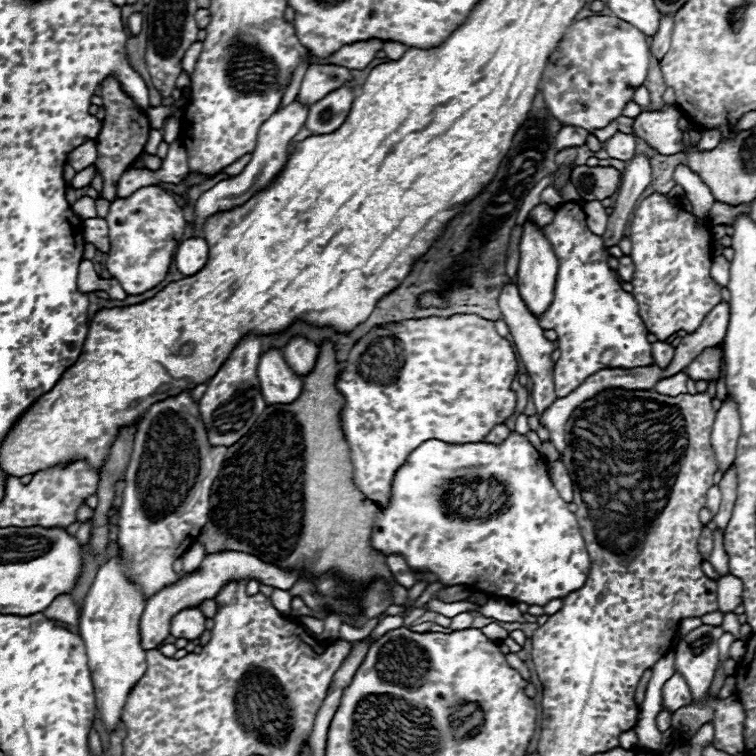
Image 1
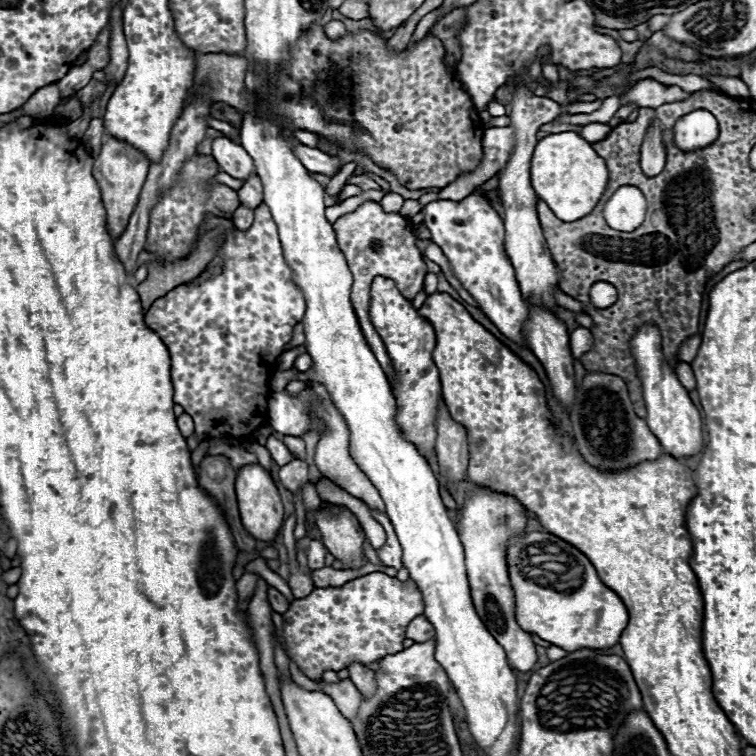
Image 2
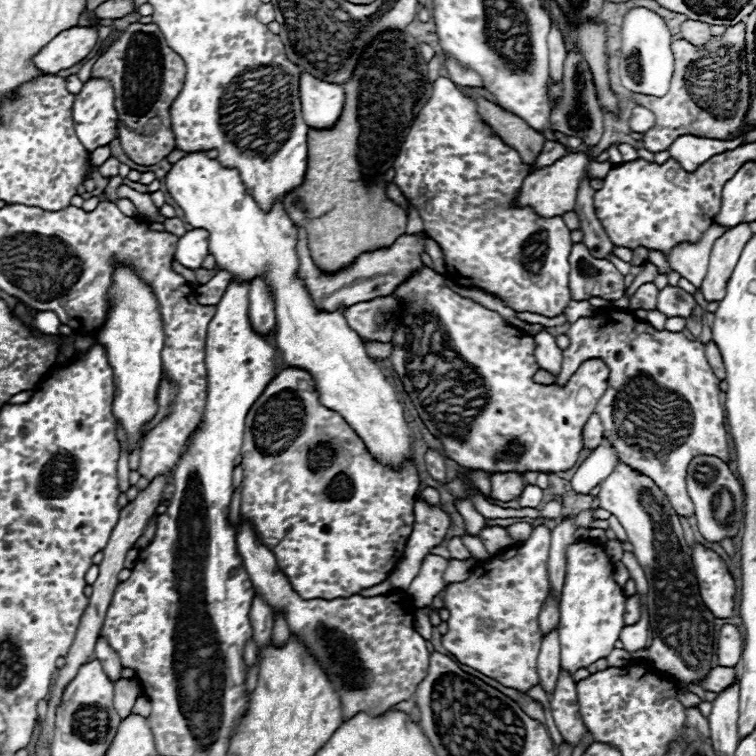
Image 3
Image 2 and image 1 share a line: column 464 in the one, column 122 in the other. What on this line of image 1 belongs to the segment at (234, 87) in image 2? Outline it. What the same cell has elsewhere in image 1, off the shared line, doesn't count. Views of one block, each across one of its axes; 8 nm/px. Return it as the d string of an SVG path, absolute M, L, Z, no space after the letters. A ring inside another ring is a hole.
M106 78L100 86L100 96L104 100L104 108L106 108L106 118L102 122L102 130L96 138L96 148L98 148L98 158L94 162L94 166L98 168L102 180L104 180L104 188L102 188L102 198L104 200L116 200L116 188L118 188L118 180L120 176L134 164L134 160L144 152L144 144L148 140L148 132L150 132L150 122L148 116L140 110L134 108L132 100L122 92L120 84L116 78Z

